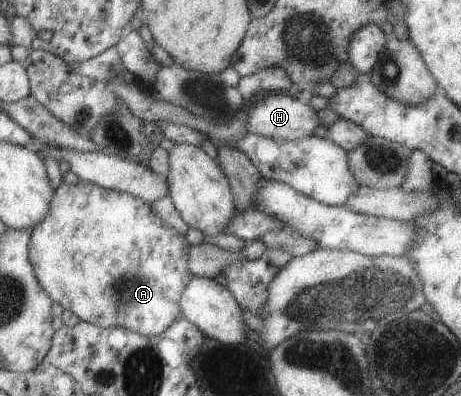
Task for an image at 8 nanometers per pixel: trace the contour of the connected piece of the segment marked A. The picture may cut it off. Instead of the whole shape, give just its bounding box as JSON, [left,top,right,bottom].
[28,179,193,338]

